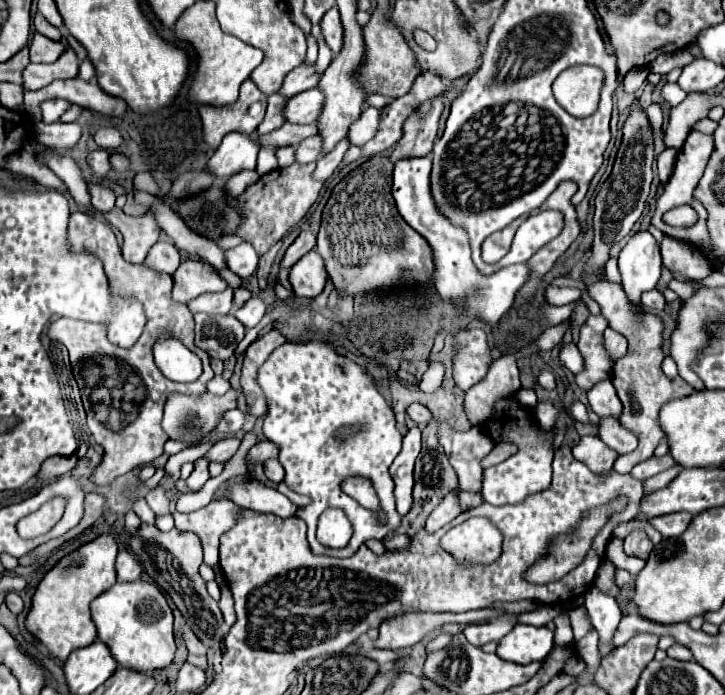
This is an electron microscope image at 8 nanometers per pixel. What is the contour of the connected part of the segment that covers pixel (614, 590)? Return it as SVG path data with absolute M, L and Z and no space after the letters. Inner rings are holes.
M605 559L605 561L599 565L597 577L595 577L599 589L601 589L605 595L611 595L611 597L615 597L615 595L619 593L619 587L613 583L613 571L615 571L613 563L611 563L609 559Z

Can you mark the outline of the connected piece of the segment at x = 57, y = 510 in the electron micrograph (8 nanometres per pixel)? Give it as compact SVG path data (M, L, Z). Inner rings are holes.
M63 497L49 499L35 513L19 520L16 526L18 534L22 538L33 539L33 537L39 537L39 535L47 533L53 527L53 523L57 523L59 517L63 516L65 505L66 499Z

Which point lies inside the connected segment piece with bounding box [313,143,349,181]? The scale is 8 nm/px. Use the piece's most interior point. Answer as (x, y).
(326, 165)

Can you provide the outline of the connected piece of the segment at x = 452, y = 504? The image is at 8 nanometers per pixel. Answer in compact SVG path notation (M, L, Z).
M459 491L449 493L449 497L445 497L445 499L435 507L435 511L427 517L427 523L425 523L427 533L435 533L437 529L441 529L443 525L447 525L449 521L453 521L453 519L461 513L457 495L459 495Z

